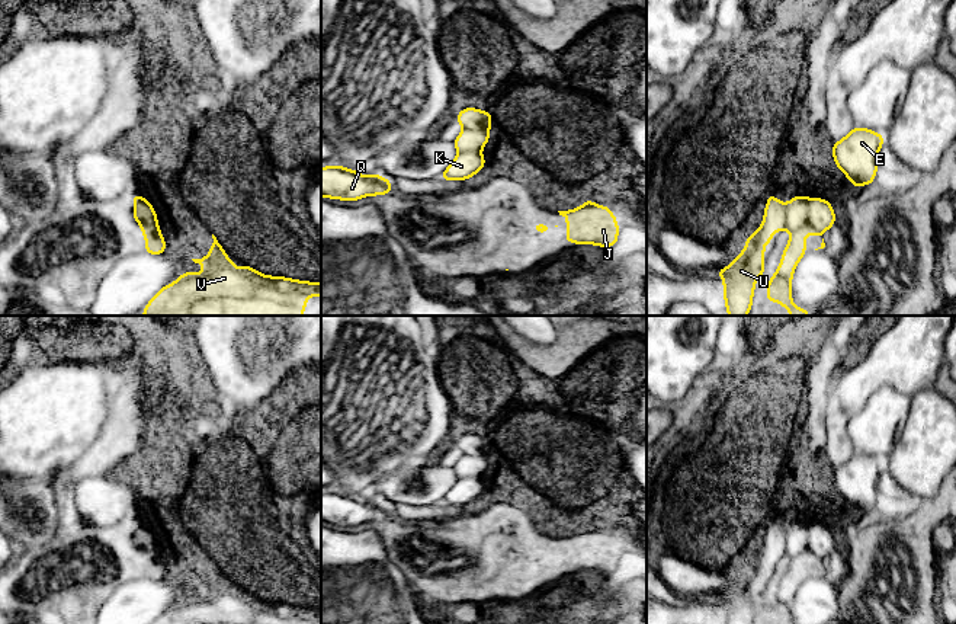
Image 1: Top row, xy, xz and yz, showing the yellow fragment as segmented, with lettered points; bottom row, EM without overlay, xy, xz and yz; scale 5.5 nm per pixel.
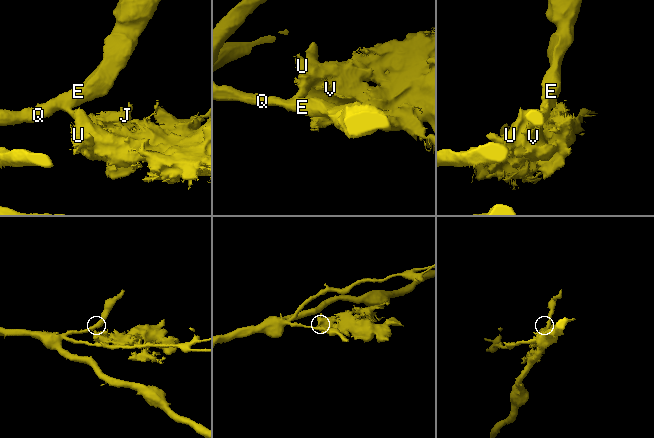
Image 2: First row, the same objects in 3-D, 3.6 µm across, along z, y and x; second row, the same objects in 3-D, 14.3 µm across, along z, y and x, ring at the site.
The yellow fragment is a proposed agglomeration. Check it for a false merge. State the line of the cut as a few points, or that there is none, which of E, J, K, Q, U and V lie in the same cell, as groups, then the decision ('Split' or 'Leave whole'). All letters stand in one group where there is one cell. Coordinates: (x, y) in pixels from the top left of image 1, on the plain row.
Split along yz (807, 524), (807, 547), (821, 559). Groups: E K Q / J U V. Split

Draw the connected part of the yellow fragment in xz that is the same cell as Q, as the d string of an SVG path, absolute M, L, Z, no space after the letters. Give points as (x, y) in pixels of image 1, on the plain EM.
M337 490L321 493L321 522L357 527L363 522L389 518L392 518L391 508L379 500L363 502Z

